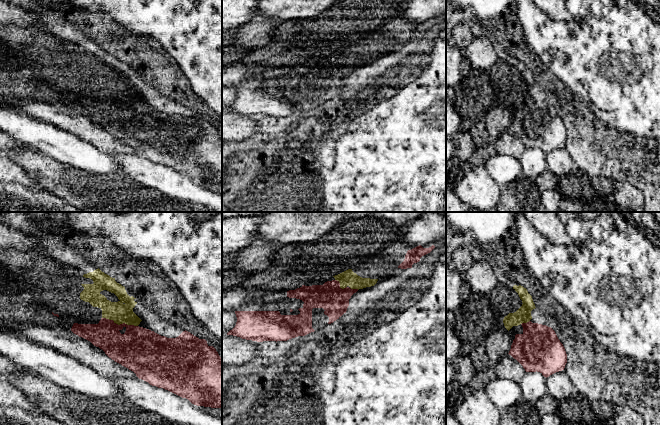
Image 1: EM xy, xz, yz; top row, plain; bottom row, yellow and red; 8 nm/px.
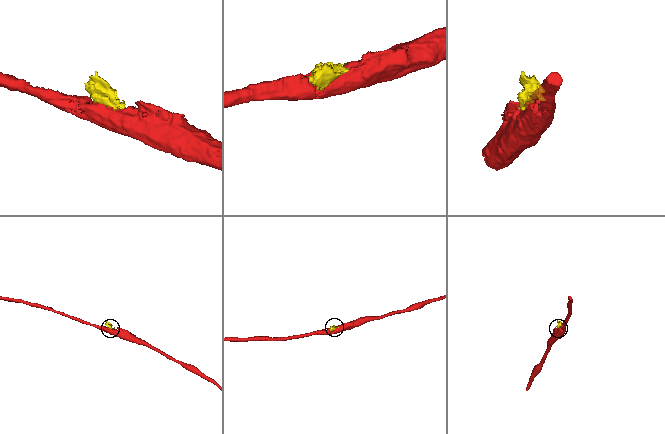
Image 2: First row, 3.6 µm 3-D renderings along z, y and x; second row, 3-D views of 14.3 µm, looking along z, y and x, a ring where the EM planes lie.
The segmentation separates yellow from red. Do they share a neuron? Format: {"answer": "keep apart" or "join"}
{"answer": "keep apart"}

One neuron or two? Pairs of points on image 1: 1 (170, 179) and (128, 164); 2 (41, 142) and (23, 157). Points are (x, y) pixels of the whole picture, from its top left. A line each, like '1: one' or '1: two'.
1: one
2: two

